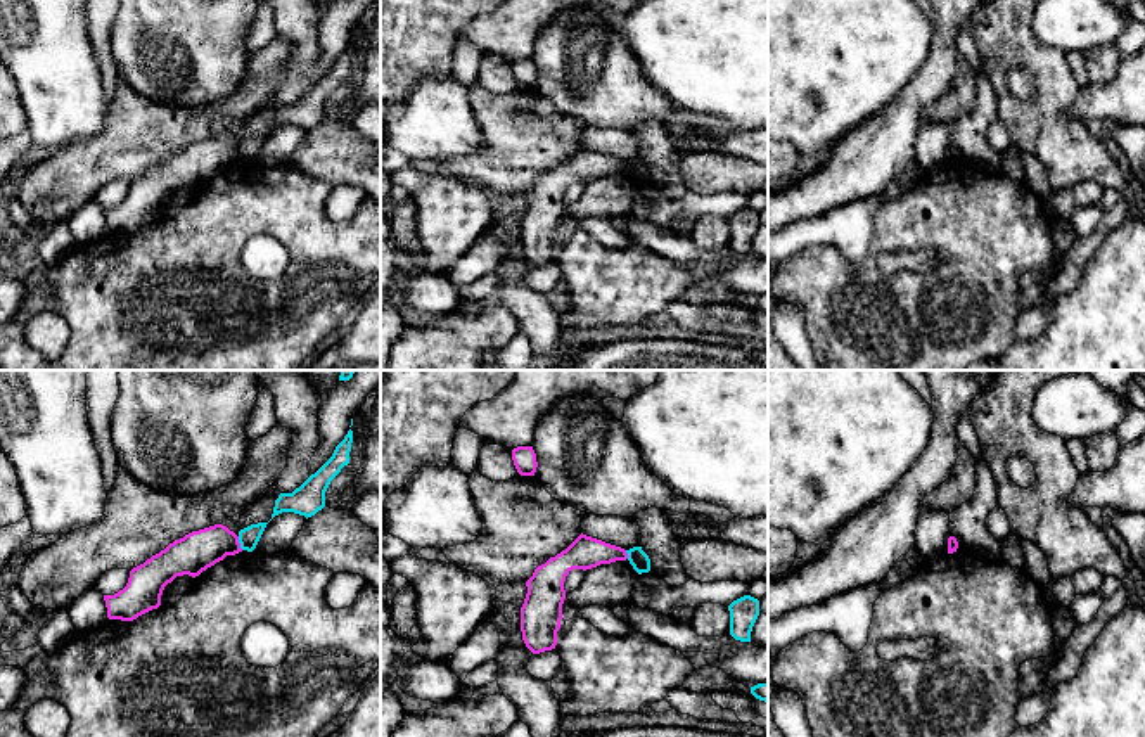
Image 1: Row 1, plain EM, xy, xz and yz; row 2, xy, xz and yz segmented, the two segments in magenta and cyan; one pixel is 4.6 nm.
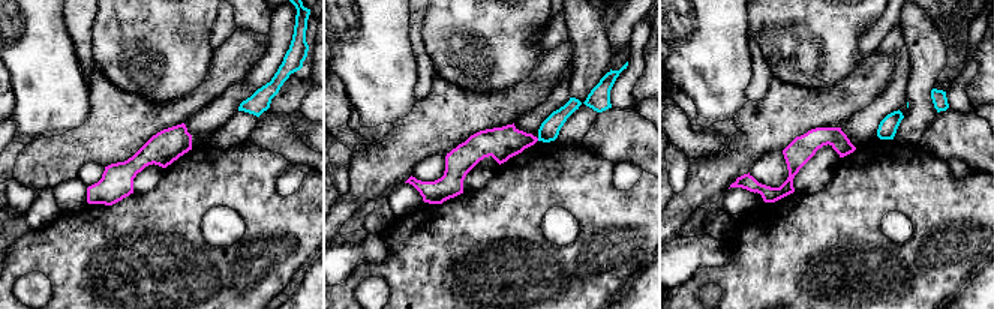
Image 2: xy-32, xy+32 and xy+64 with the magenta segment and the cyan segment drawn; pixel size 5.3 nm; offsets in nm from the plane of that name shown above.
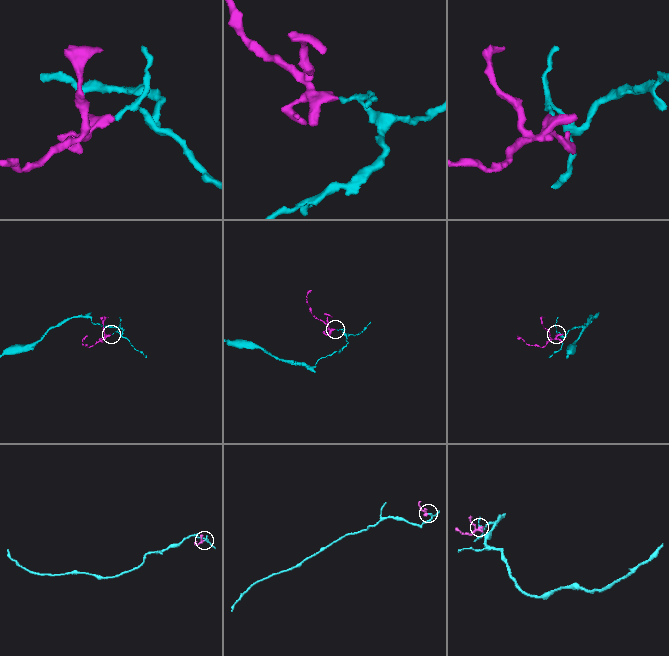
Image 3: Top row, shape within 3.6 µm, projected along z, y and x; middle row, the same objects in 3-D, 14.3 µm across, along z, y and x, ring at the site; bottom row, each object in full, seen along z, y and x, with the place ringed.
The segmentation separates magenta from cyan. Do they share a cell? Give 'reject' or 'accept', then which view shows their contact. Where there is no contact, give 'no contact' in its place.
reject | xy

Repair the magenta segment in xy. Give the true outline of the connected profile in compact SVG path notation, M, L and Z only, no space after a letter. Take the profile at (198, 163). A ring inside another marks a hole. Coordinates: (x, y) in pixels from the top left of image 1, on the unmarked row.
M223 137L192 144L133 180L123 202L104 208L107 230L133 234L161 218L164 199L176 189L195 190L239 164L242 164L239 149Z

